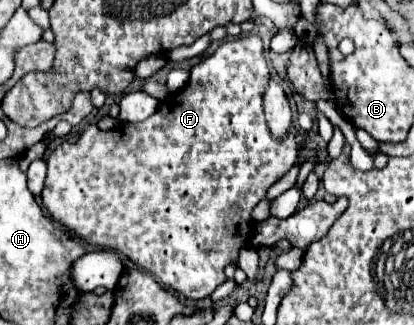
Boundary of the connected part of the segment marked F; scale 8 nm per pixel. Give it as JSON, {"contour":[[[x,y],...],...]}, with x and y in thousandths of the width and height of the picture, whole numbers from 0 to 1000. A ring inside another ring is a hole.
{"contour":[[[587,105],[558,129],[529,135],[529,148],[510,166],[486,178],[466,209],[461,209],[461,240],[452,265],[432,283],[408,289],[379,332],[379,345],[331,382],[283,382],[273,400],[239,400],[229,382],[220,382],[191,425],[186,437],[152,437],[143,443],[123,480],[114,486],[114,554],[109,578],[99,591],[104,628],[123,671],[133,683],[147,683],[167,714],[186,720],[196,738],[205,738],[220,757],[239,757],[244,769],[273,769],[297,788],[307,788],[331,825],[360,837],[374,849],[389,874],[418,886],[423,898],[442,905],[447,917],[481,923],[510,911],[510,898],[548,862],[539,825],[558,806],[572,806],[577,769],[601,751],[606,714],[611,714],[611,677],[606,652],[645,603],[645,585],[717,498],[727,443],[717,437],[713,418],[688,418],[679,431],[664,431],[645,394],[640,357],[635,357],[635,314],[630,295],[640,283],[640,258],[650,246],[650,209],[640,191],[635,166],[635,129],[621,105]]]}

